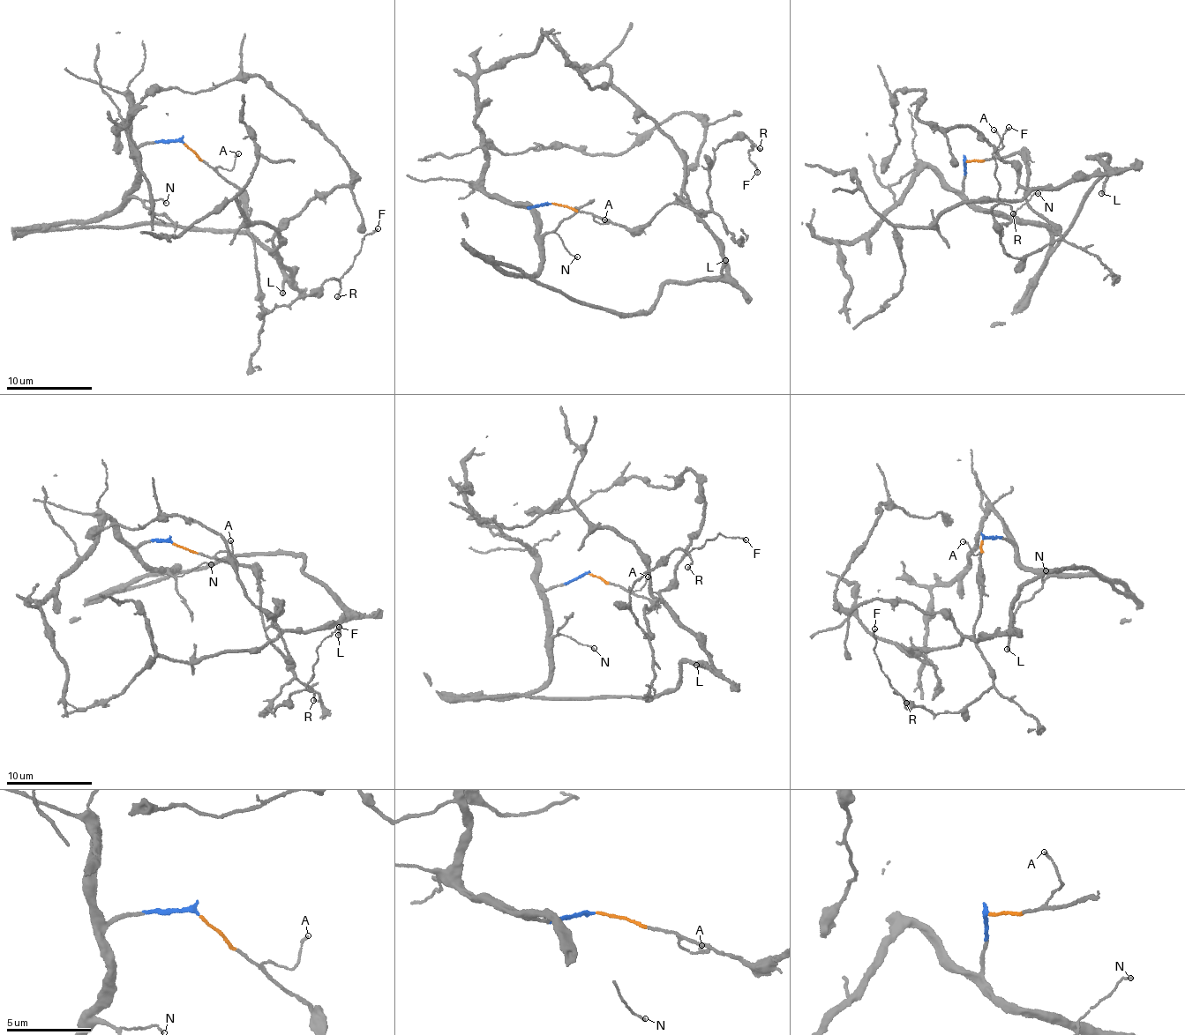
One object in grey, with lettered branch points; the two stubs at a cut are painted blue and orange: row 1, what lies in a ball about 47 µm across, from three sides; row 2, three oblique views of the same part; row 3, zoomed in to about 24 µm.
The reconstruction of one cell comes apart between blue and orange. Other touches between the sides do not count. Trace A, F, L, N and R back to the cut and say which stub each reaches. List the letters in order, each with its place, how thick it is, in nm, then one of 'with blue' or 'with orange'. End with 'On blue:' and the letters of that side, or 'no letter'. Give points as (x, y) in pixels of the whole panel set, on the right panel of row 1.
A: place (993, 130); calibre 110 nm; with orange
F: place (1008, 127); calibre 110 nm; with orange
L: place (1101, 193); calibre 180 nm; with blue
N: place (1038, 193); calibre 100 nm; with blue
R: place (1013, 213); calibre 120 nm; with orange
On blue: L, N

